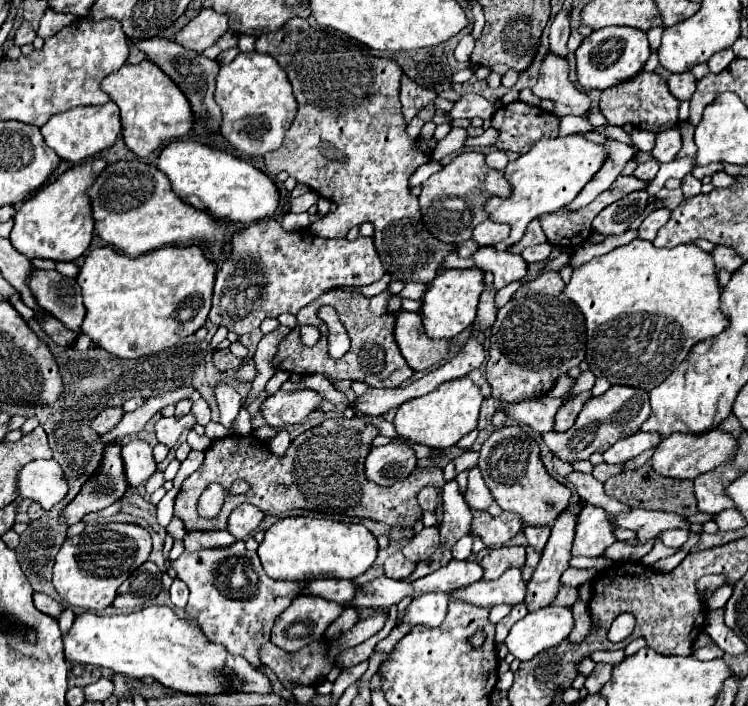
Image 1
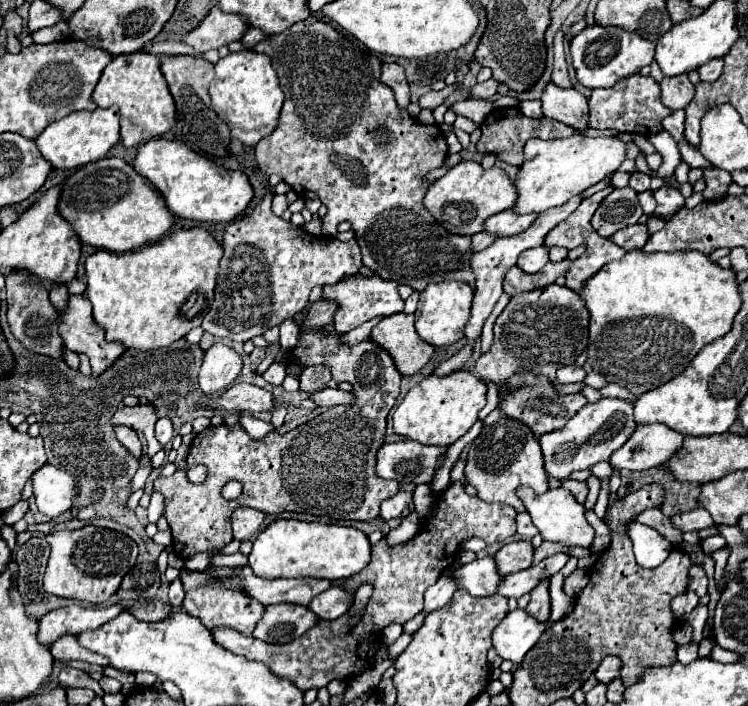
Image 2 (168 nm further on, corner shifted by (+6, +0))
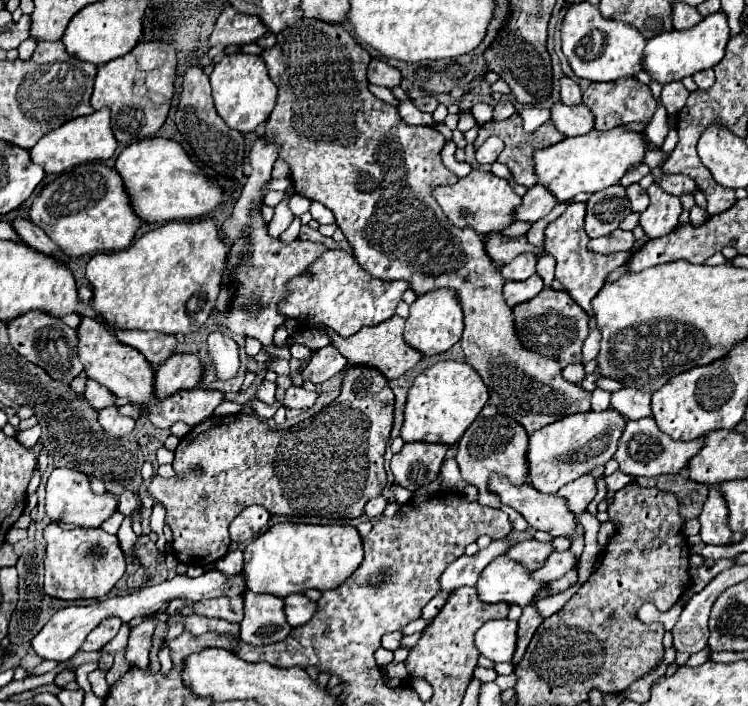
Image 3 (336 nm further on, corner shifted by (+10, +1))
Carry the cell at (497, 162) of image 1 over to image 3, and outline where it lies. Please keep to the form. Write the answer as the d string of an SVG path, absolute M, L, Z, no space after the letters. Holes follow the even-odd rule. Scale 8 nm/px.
M488 138L488 140L476 150L476 160L478 160L480 164L492 164L492 162L496 162L496 158L500 156L502 148L504 148L504 144L502 144L500 138Z

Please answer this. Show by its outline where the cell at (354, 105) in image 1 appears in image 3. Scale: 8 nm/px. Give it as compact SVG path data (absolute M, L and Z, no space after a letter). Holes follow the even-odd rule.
M302 18L298 24L294 24L292 28L286 28L282 30L278 36L278 42L274 48L268 48L264 50L262 54L262 60L266 62L266 68L268 68L268 74L272 78L272 82L276 84L278 88L278 102L276 102L276 108L272 110L268 122L266 122L266 134L280 146L280 156L282 160L286 160L290 164L290 174L292 174L292 182L296 186L296 192L310 198L310 200L318 200L322 202L326 208L332 210L334 218L336 218L336 224L338 228L344 232L346 240L350 242L352 250L354 250L354 258L358 260L358 264L370 272L372 276L376 278L382 278L382 280L406 280L410 284L410 288L420 296L420 294L426 294L430 290L438 290L438 288L452 288L456 290L458 294L458 302L464 310L464 334L462 334L462 350L466 354L466 362L472 364L478 374L482 376L484 384L488 386L488 392L490 392L490 404L494 404L498 408L500 414L506 414L510 418L514 418L518 424L524 426L524 430L528 434L556 422L556 420L562 420L570 414L576 414L576 412L590 412L590 392L582 390L578 384L572 384L568 380L562 378L562 366L558 364L556 358L546 358L538 352L530 352L528 348L522 346L522 342L518 340L518 334L516 334L516 328L514 328L514 314L512 314L512 308L504 302L502 298L502 286L504 286L504 280L498 272L498 268L492 264L492 260L488 258L486 250L484 250L484 242L482 242L482 236L478 236L472 228L454 228L444 212L440 210L438 202L432 198L432 190L436 186L450 186L450 184L456 184L458 178L442 164L440 160L440 150L444 146L444 136L430 128L430 126L410 126L406 124L400 116L398 116L398 110L392 106L392 104L386 104L382 100L378 100L376 96L372 96L368 92L368 80L366 80L366 68L368 68L368 62L370 62L370 54L366 48L362 48L354 38L352 34L344 28L344 26L338 26L338 24L328 24L328 22L322 22L322 20L314 20L314 18Z

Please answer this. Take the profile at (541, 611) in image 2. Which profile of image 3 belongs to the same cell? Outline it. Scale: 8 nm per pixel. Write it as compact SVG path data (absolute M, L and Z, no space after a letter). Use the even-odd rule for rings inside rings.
M528 606L528 608L522 612L522 616L520 616L520 620L518 620L518 648L516 648L514 660L512 660L514 666L522 660L524 652L526 652L526 646L530 644L532 634L536 632L536 628L538 628L540 622L542 622L542 616L536 612L534 606Z

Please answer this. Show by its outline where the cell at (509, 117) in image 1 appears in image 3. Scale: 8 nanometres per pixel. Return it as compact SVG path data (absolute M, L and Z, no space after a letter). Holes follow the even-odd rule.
M514 112L514 114L512 114L508 120L504 120L504 122L486 122L486 124L480 128L480 132L478 132L478 138L476 138L476 142L474 142L474 148L482 146L490 136L500 136L500 138L504 140L506 148L504 148L504 152L498 156L498 162L506 164L506 166L510 168L510 174L512 174L514 182L520 184L520 186L524 186L524 188L532 188L532 186L538 182L538 178L534 176L534 160L532 160L532 154L534 154L536 150L548 148L548 146L552 146L552 144L558 144L560 140L566 138L562 132L556 130L556 126L554 126L550 120L544 122L540 128L536 128L534 132L524 132L524 128L522 128L522 118L520 118L518 112Z

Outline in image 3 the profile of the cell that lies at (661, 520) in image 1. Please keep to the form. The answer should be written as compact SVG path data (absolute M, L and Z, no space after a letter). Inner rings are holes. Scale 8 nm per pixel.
M718 484L710 486L710 495L700 514L700 538L704 544L716 544L716 546L728 546L732 542L730 528L726 524L726 500L722 500L722 492L718 492Z

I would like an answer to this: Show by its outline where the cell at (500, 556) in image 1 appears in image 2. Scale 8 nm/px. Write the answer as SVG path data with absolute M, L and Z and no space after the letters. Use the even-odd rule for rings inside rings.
M512 541L512 543L506 543L494 555L496 569L498 569L498 573L502 577L510 575L510 573L516 573L516 571L522 571L522 569L528 569L530 561L532 561L532 555L534 555L534 549L532 549L530 541Z

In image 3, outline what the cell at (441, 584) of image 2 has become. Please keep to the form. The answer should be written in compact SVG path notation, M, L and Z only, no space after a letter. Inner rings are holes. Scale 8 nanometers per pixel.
M506 536L502 540L492 540L492 544L488 548L480 550L474 556L460 556L442 574L442 578L440 578L442 590L452 592L452 590L462 588L462 586L476 586L482 568L486 568L486 564L490 564L490 560L506 554L510 550L510 546L512 546L512 542Z

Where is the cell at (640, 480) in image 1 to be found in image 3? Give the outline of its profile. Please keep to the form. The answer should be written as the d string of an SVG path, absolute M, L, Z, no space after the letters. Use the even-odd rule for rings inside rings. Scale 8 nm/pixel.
M666 474L666 476L656 476L656 478L636 478L640 486L654 486L660 490L670 490L676 494L680 502L680 514L686 520L698 518L698 512L702 510L702 504L706 502L708 496L708 486L692 482L684 478L682 474Z

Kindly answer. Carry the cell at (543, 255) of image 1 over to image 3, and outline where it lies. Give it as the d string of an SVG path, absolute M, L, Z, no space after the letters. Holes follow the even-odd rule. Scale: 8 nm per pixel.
M522 254L516 260L512 260L510 264L506 264L504 268L500 268L500 274L504 280L522 282L536 272L536 260L538 258L534 258L532 254Z

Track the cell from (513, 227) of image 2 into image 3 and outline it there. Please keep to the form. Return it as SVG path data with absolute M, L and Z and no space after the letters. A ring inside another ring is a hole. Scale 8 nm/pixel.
M536 184L534 188L530 188L526 192L526 196L522 198L522 206L514 212L514 216L516 216L516 220L534 224L542 216L546 216L556 204L558 204L558 200L554 200L554 196L550 196L550 192L546 192L546 188L542 188L542 184Z

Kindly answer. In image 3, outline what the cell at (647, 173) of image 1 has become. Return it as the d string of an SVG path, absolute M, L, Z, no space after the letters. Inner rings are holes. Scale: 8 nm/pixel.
M632 184L632 186L628 186L626 188L626 194L628 194L628 200L630 200L630 208L632 208L632 212L644 212L646 208L648 208L648 204L650 204L650 200L648 200L648 194L646 194L646 190L642 190L640 188L640 184Z

